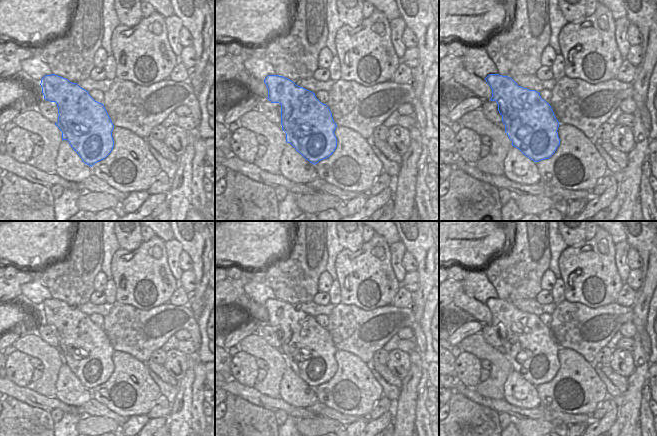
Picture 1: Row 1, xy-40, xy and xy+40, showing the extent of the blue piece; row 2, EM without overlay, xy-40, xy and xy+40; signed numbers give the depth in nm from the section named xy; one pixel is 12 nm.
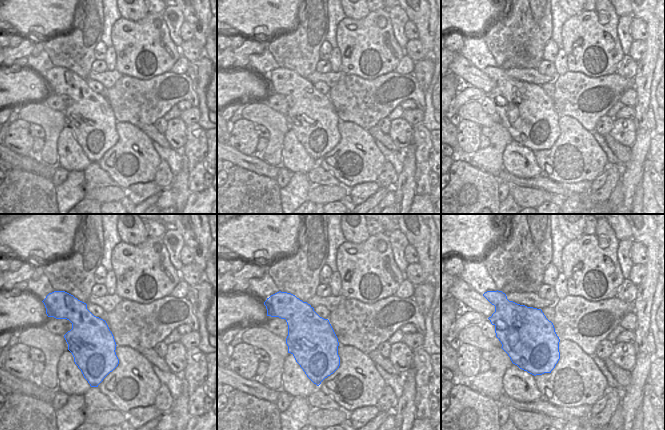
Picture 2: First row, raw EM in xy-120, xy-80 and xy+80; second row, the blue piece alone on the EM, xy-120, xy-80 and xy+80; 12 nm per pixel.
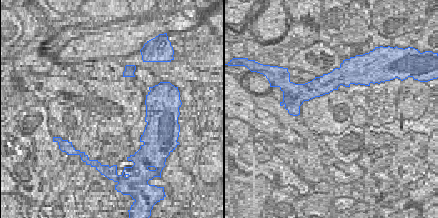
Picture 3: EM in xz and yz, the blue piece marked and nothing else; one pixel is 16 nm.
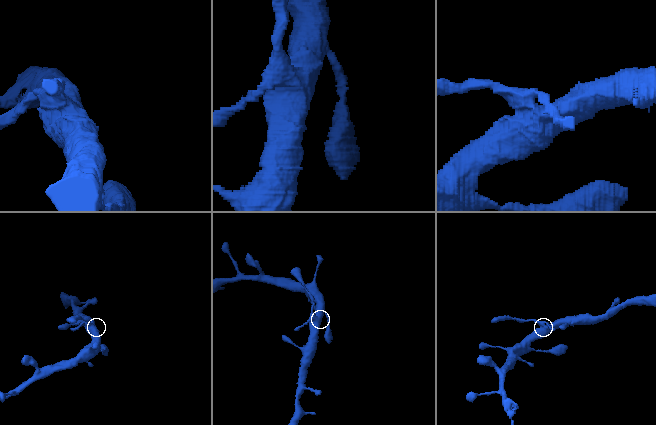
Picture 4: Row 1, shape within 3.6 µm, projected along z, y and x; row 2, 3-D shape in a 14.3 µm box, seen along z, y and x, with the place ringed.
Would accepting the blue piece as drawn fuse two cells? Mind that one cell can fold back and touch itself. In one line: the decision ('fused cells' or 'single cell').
fused cells

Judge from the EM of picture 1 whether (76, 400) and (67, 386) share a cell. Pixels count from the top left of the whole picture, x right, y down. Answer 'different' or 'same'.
same

